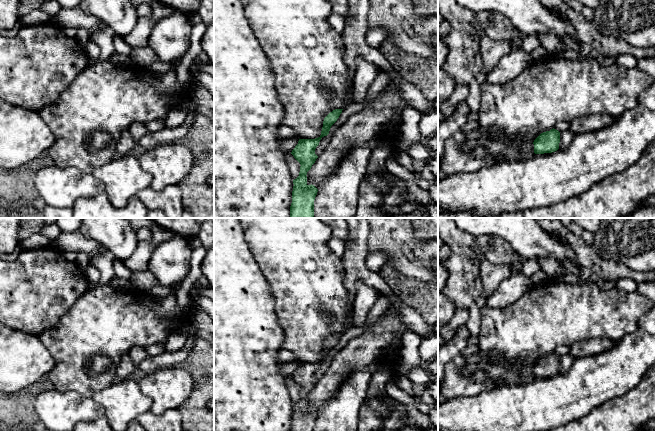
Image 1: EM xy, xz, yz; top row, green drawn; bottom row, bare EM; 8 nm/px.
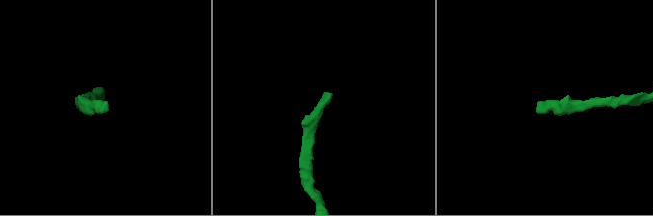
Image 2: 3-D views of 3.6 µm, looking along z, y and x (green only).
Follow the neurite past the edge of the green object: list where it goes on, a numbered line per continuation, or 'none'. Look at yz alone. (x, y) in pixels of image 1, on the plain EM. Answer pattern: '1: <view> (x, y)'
1: yz (526, 370)

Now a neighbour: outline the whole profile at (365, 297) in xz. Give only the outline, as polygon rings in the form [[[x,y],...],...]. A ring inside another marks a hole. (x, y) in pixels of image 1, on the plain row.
[[[358,281],[355,285],[355,297],[352,302],[353,325],[363,326],[366,323],[368,313],[375,304],[379,293],[373,286]]]

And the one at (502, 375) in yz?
[[[480,361],[475,364],[465,363],[461,370],[465,376],[470,376],[476,371],[488,373],[497,386],[515,386],[527,381],[521,377],[518,367],[502,366],[488,361]]]

